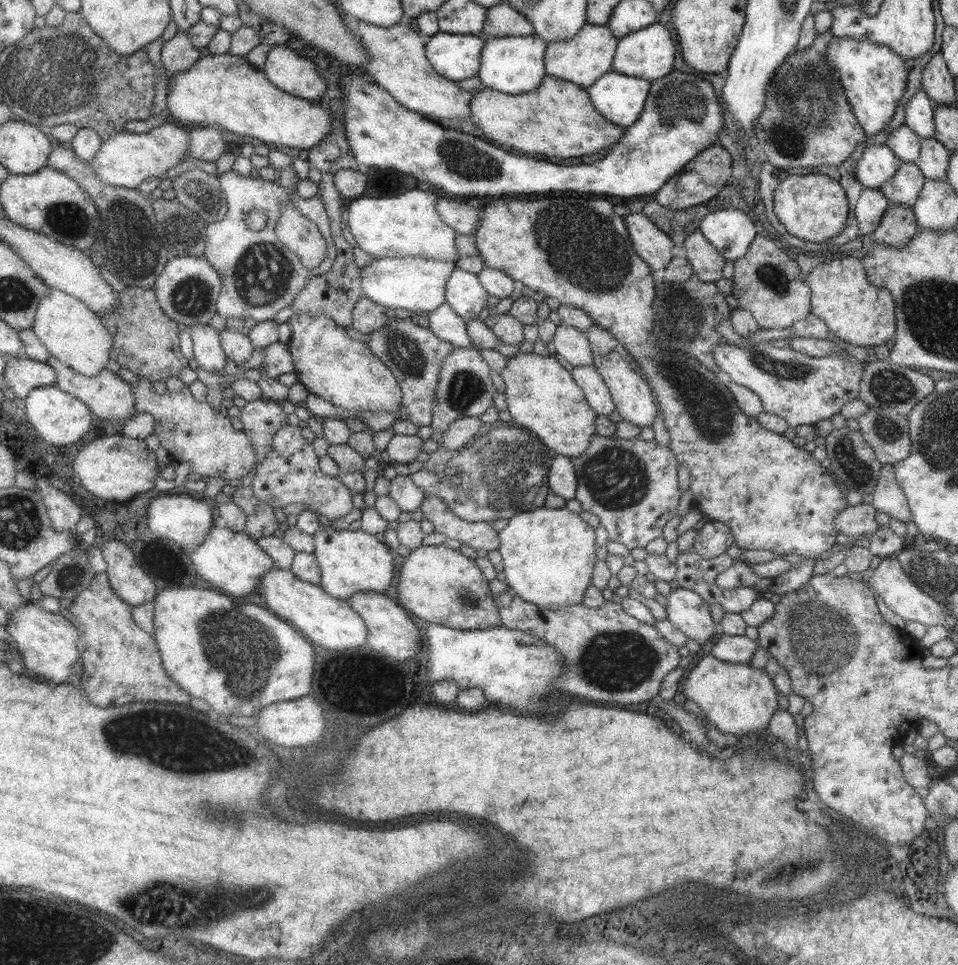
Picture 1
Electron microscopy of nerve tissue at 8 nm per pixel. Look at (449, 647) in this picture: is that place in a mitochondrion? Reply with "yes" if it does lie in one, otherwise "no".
no

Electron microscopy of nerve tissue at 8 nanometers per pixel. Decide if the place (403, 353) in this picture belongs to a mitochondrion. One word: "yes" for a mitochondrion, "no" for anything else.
yes

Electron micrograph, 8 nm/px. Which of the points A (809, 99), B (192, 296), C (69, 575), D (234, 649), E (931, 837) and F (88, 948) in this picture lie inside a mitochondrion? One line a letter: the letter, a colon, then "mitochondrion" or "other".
A: mitochondrion
B: mitochondrion
C: mitochondrion
D: mitochondrion
E: other
F: mitochondrion

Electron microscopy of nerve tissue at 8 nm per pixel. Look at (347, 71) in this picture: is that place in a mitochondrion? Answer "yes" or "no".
no

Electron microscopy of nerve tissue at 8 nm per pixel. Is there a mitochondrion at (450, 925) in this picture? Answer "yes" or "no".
yes

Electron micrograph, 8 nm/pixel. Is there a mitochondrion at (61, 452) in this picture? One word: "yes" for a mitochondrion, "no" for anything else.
no

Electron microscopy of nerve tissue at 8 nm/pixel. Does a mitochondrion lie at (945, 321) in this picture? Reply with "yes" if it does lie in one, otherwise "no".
yes

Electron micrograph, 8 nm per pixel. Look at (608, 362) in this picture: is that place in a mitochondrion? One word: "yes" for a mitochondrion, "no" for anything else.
no

